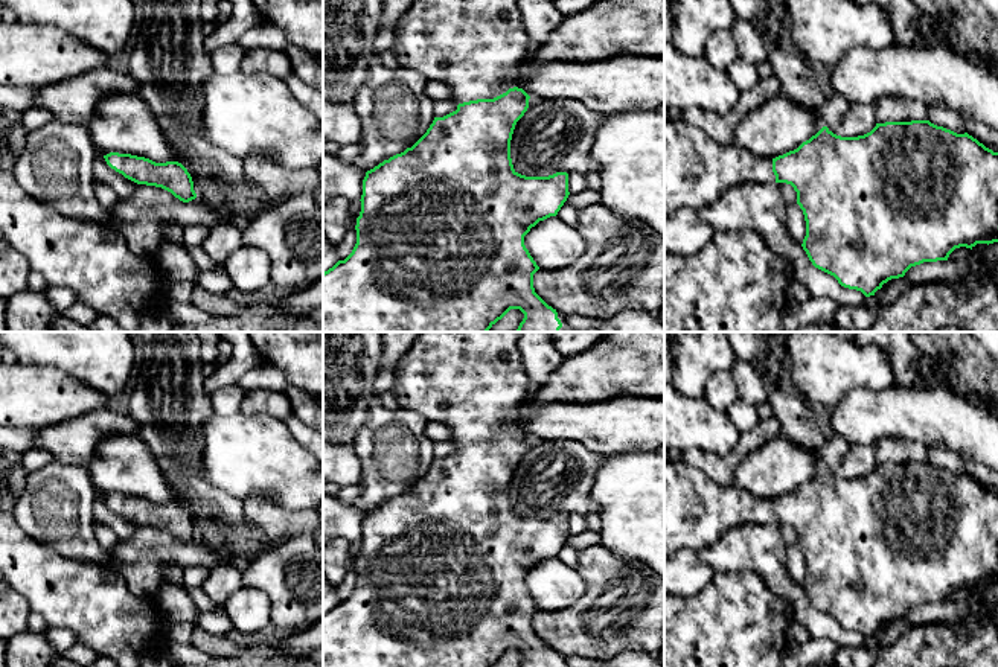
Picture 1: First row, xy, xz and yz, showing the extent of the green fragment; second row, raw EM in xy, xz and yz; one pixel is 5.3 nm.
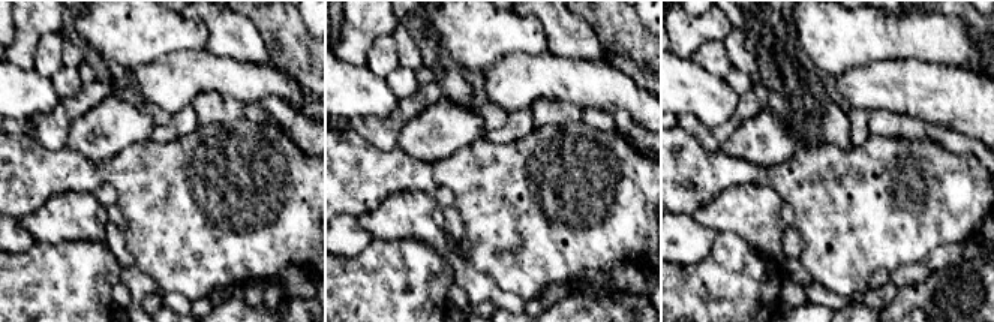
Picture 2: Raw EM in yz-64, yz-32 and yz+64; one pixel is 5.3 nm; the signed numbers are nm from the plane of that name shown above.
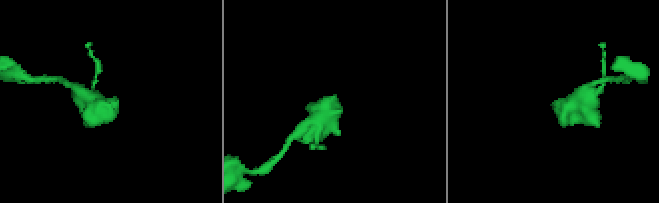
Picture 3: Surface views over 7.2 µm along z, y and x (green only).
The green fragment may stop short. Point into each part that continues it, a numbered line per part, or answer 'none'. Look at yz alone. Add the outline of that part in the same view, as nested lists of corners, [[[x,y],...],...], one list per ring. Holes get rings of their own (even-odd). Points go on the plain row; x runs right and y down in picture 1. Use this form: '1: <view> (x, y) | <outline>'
1: yz (697, 510) | [[[664,460],[664,557],[683,548],[698,553],[715,544],[727,530],[744,524],[776,524],[772,499],[734,484],[721,486],[683,460]]]

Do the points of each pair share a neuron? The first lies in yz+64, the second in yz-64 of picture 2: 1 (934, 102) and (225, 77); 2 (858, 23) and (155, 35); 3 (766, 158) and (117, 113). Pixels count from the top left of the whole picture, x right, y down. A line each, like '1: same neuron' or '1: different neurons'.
1: same neuron
2: same neuron
3: same neuron

